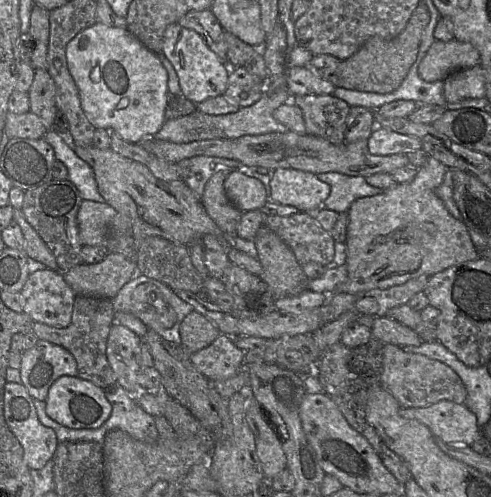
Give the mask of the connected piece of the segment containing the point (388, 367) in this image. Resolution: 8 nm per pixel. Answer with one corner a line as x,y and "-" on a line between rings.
386,343
383,347
384,353
381,385
395,397
401,407
426,407
441,400
448,400
457,404
464,404
467,397
467,390
459,375
452,368
425,355
405,352
399,345
396,344

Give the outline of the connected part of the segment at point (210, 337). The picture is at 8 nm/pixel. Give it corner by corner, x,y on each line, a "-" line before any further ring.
195,310
185,316
179,331
182,345
190,354
206,348
221,334
210,319

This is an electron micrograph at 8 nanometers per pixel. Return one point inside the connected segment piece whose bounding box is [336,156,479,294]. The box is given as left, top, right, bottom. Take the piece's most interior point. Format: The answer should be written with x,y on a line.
405,232

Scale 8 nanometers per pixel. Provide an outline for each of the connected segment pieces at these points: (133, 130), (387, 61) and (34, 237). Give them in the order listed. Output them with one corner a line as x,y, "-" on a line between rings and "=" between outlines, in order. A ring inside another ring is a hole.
96,22
68,42
66,59
79,90
82,108
96,129
107,129
130,143
139,143
144,136
154,135
160,130
166,121
169,105
168,72
157,54
145,47
127,28
=
419,2
405,29
396,37
384,39
373,36
350,58
337,65
315,70
323,79
336,87
379,94
391,93
399,88
415,62
422,35
430,21
430,13
425,3
=
21,208
14,210
14,221
19,225
25,239
23,251
47,268
59,270
54,254
47,247
37,231
29,224

